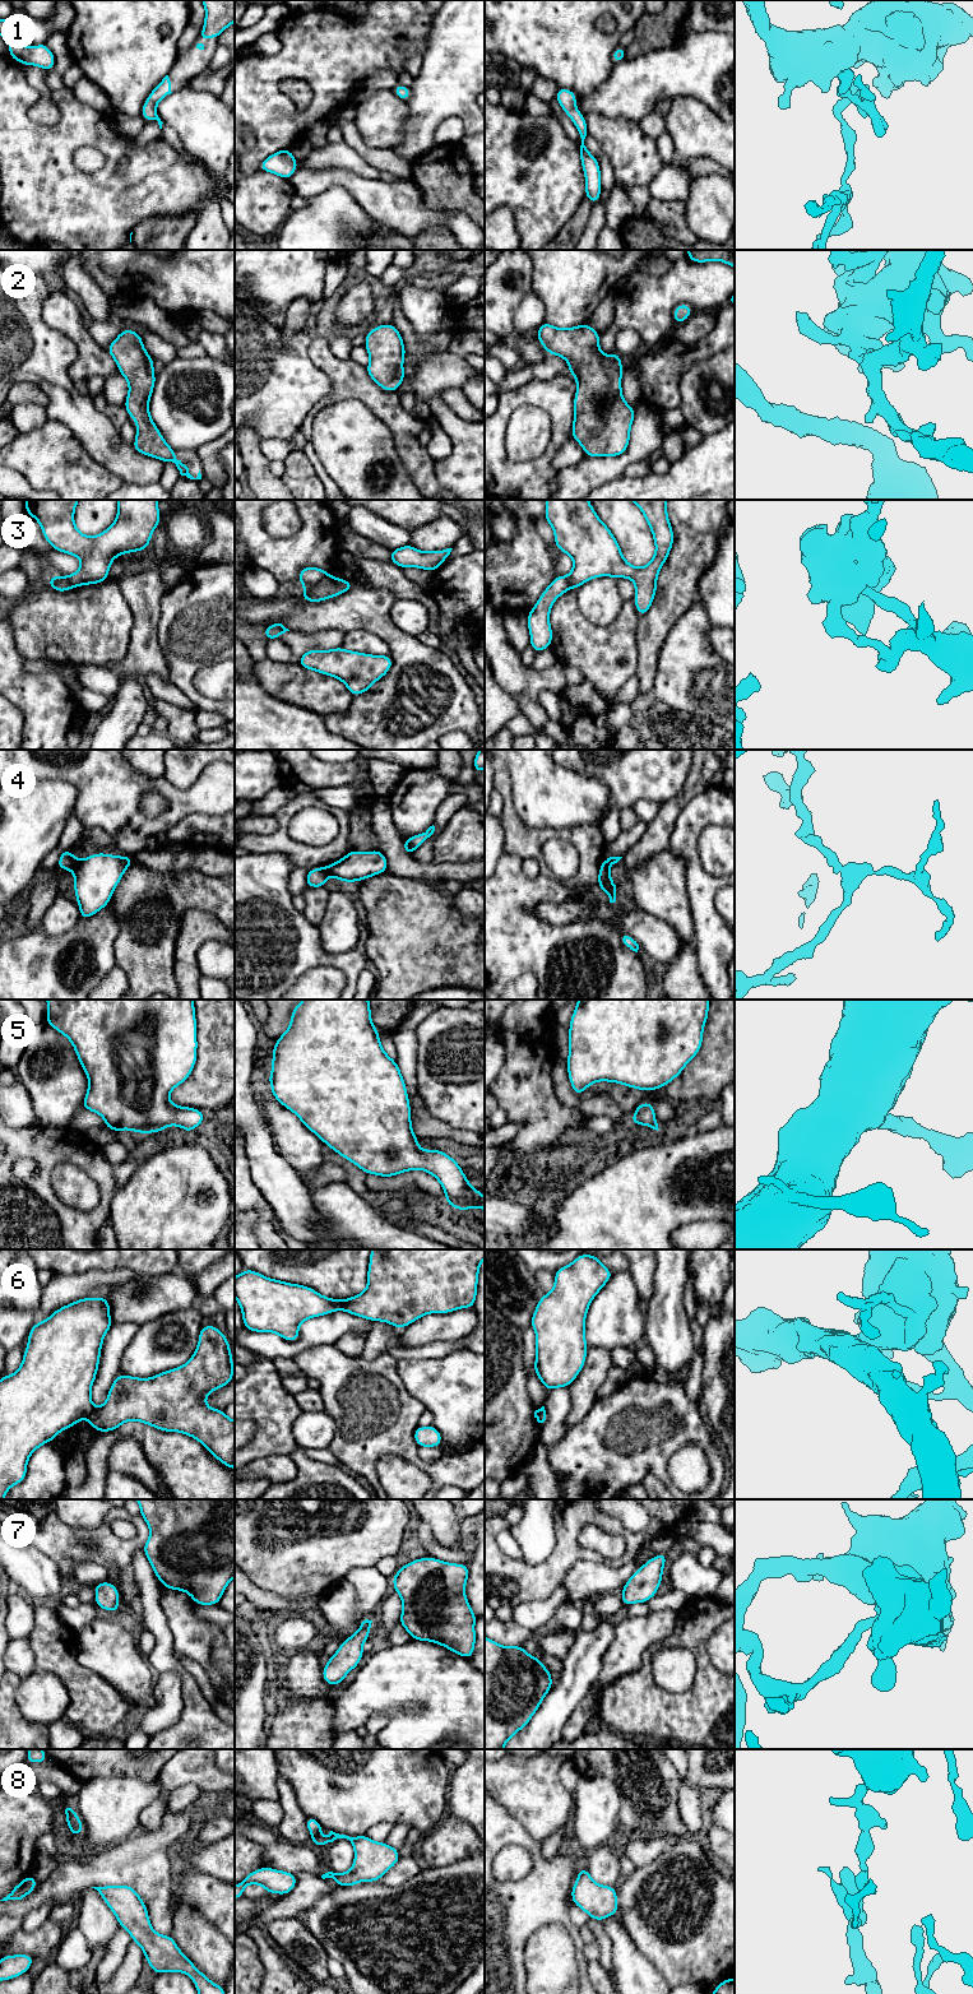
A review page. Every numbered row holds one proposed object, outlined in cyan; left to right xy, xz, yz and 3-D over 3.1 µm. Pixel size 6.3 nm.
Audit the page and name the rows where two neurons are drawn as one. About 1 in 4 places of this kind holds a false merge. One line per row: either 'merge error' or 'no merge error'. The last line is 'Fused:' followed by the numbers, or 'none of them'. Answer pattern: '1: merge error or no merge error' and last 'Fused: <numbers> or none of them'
1: no merge error
2: no merge error
3: merge error
4: merge error
5: no merge error
6: merge error
7: no merge error
8: no merge error
Fused: 3, 4, 6

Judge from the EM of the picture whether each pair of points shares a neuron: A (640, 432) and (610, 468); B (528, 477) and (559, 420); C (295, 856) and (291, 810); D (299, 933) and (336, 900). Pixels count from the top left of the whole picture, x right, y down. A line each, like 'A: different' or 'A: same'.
A: same
B: same
C: same
D: different

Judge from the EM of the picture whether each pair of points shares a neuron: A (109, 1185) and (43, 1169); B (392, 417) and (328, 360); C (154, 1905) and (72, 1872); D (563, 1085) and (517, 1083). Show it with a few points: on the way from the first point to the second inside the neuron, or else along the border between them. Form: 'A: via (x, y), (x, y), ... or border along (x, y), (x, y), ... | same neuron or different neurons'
A: via (93, 1168), (82, 1157), (60, 1157) | same neuron
B: via (376, 402), (360, 385), (343, 375) | same neuron
C: via (139, 1882), (130, 1873), (95, 1873) | same neuron
D: border along (555, 1056), (554, 1093), (571, 1108) | different neurons

